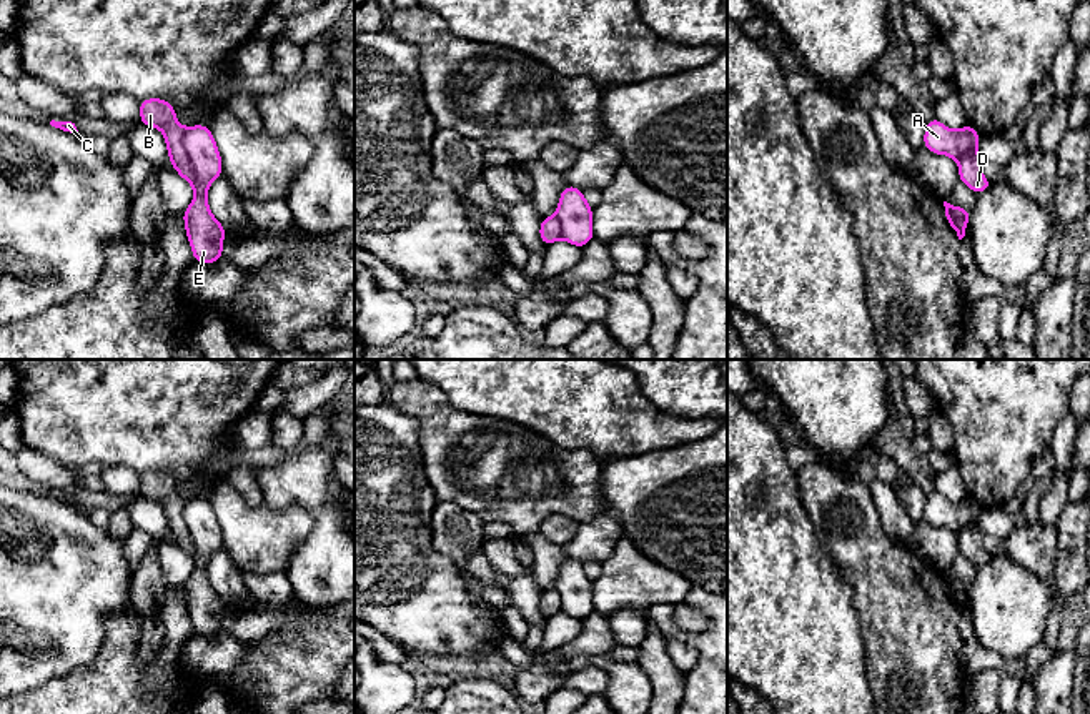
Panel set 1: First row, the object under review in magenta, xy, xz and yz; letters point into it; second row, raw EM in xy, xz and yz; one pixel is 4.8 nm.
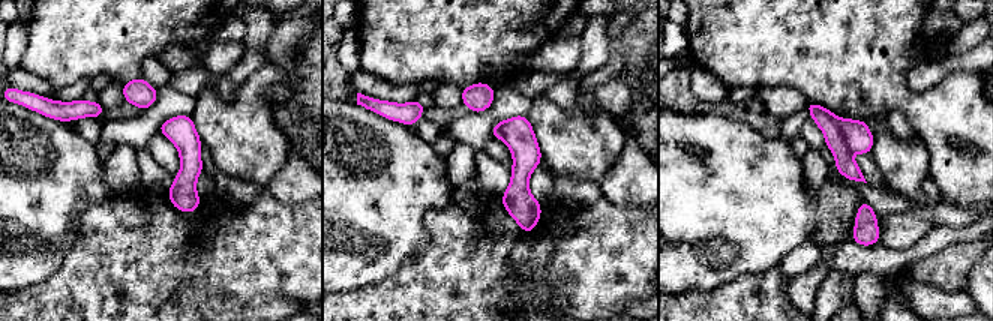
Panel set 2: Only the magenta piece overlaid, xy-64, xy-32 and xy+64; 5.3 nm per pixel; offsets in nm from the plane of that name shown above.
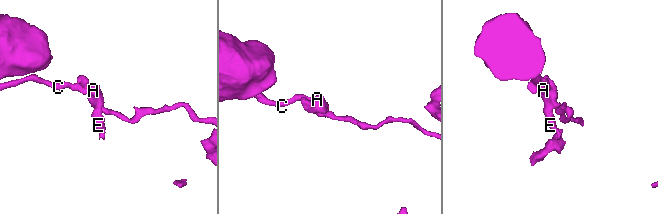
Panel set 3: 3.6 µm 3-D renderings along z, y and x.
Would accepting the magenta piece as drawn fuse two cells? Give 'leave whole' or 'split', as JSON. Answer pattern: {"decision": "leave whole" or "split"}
{"decision": "split"}

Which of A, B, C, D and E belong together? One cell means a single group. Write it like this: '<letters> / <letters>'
A C E / B D

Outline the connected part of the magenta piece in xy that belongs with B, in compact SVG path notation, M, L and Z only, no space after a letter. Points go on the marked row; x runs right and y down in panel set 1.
M146 98L140 102L140 123L163 131L168 161L175 171L185 178L191 186L196 185L196 175L183 146L183 135L186 128L178 123L175 108L163 98Z

